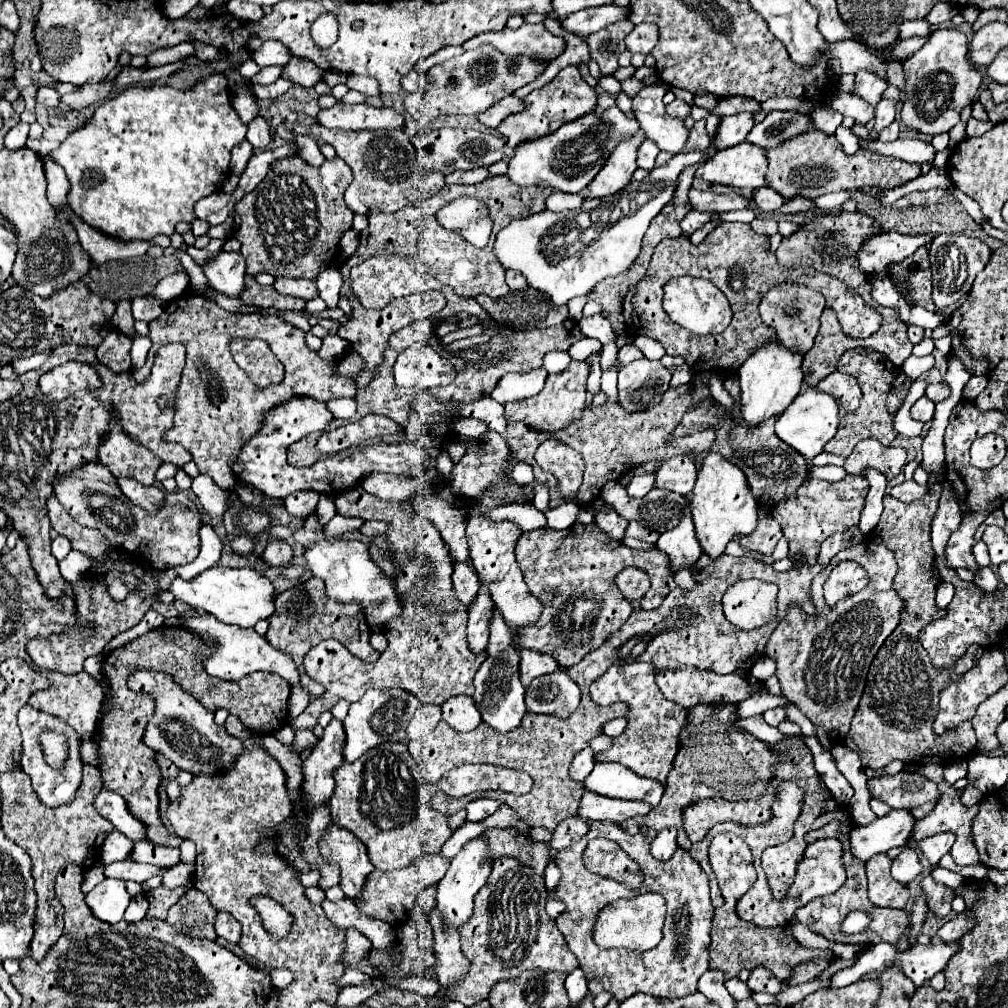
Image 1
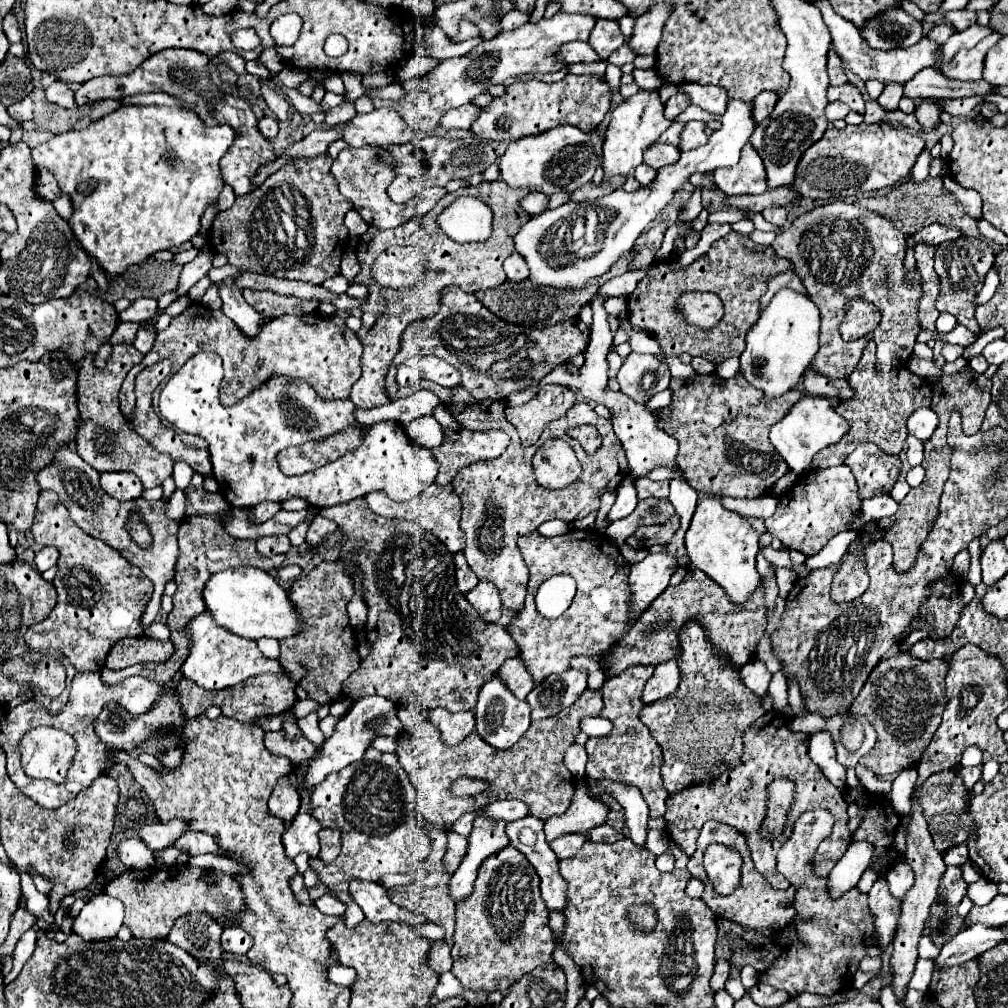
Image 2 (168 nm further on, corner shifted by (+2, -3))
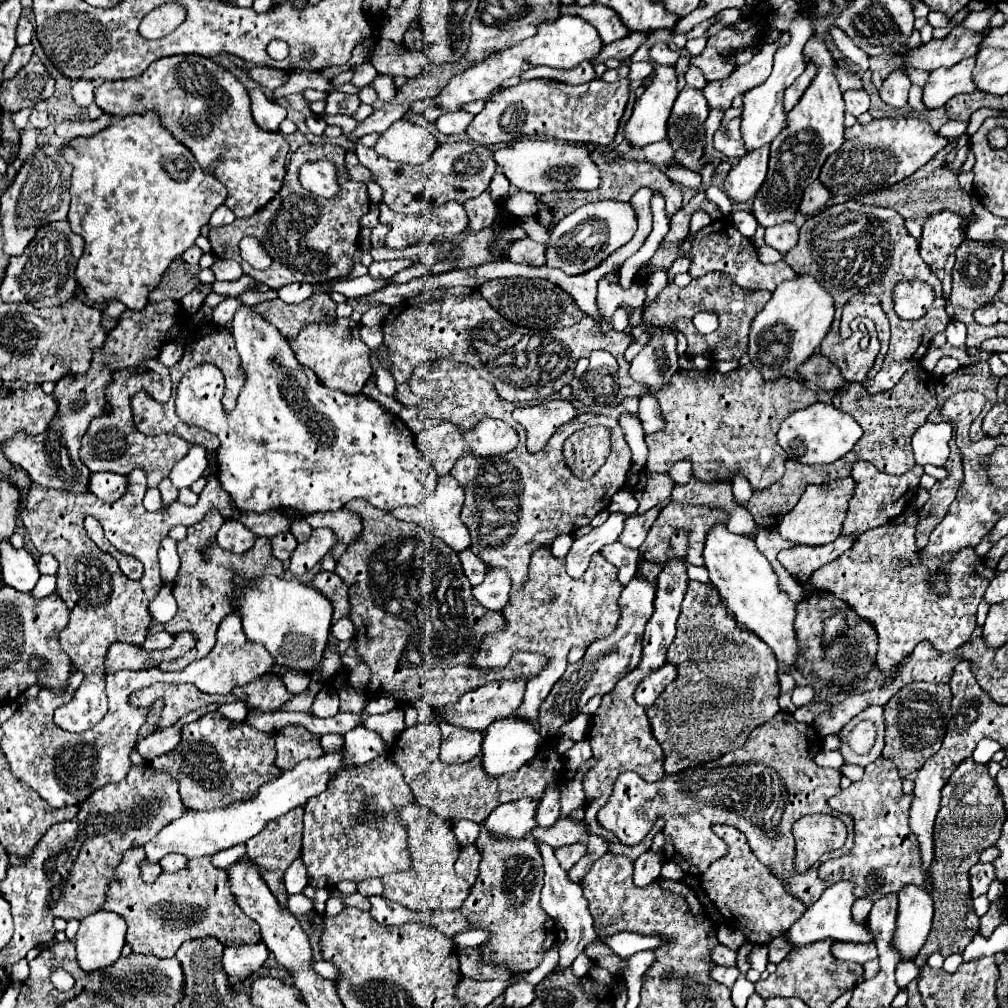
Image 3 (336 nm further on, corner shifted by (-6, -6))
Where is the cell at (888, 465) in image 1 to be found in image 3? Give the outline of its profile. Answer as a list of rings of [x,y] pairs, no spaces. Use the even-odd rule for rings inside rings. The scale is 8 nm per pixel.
[[[858,461],[852,467],[852,477],[856,479],[856,491],[854,491],[854,497],[850,499],[848,519],[844,521],[842,533],[858,537],[860,533],[864,533],[864,531],[868,531],[872,527],[884,525],[890,519],[894,519],[896,515],[900,515],[910,505],[910,501],[912,501],[912,497],[914,497],[914,493],[918,489],[922,473],[924,473],[924,469],[920,465],[914,465],[904,475],[888,475],[888,473],[882,473],[876,467],[872,467],[872,463]]]

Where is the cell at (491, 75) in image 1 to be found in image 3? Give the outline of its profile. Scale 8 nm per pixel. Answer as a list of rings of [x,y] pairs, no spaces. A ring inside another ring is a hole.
[[[560,15],[560,19],[556,19],[556,23],[540,23],[540,31],[536,31],[536,35],[532,39],[526,39],[520,45],[514,45],[506,51],[492,53],[482,63],[470,67],[462,75],[456,75],[432,99],[432,103],[428,103],[424,117],[428,119],[428,123],[434,123],[440,115],[462,109],[462,105],[466,105],[470,101],[484,99],[486,95],[498,91],[502,81],[506,81],[510,77],[520,77],[524,71],[538,67],[538,65],[548,65],[548,67],[556,67],[556,69],[574,69],[582,61],[592,59],[600,49],[602,49],[602,39],[600,39],[596,27],[592,27],[588,21],[580,19],[578,15]]]

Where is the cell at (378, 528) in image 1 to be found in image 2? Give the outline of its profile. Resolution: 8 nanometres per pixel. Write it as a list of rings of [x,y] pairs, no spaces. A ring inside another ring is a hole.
[[[322,562],[308,574],[300,576],[290,588],[290,600],[296,604],[300,618],[304,620],[304,632],[300,636],[280,640],[280,664],[284,672],[302,688],[310,692],[310,698],[318,704],[328,704],[340,698],[342,682],[360,666],[356,652],[356,640],[348,622],[346,604],[354,594],[354,580],[344,572],[344,564]]]

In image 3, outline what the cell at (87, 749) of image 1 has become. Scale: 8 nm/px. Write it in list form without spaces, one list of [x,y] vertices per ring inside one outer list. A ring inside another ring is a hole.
[[[206,713],[182,729],[182,741],[174,751],[156,757],[150,765],[154,771],[168,773],[176,779],[186,809],[208,811],[228,807],[228,803],[238,803],[240,799],[252,799],[260,783],[268,783],[268,779],[284,773],[274,761],[276,749],[272,733],[260,733],[244,721],[238,723],[218,713]]]

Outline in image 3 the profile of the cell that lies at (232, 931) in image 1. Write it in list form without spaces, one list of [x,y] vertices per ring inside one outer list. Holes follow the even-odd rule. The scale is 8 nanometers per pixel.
[[[262,941],[244,947],[226,947],[222,967],[228,973],[230,983],[236,985],[244,977],[252,975],[268,959],[268,953],[270,951],[268,947],[264,947]]]

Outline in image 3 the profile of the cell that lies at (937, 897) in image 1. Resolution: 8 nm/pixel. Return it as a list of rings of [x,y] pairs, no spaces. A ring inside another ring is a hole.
[[[976,863],[970,869],[970,887],[972,887],[972,899],[988,893],[988,885],[994,879],[994,867],[990,863]]]

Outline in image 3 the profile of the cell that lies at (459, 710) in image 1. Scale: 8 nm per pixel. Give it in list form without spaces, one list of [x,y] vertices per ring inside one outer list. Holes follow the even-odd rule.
[[[440,721],[438,725],[442,731],[440,759],[444,763],[466,763],[480,753],[480,745],[484,737],[480,731],[452,727],[452,723],[444,723],[444,721]]]

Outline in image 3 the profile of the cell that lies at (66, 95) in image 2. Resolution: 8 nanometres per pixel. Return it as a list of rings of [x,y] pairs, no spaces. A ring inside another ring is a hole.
[[[86,79],[76,81],[74,87],[72,87],[72,97],[74,97],[76,105],[88,107],[94,101],[94,87],[92,87],[92,83],[86,81]]]

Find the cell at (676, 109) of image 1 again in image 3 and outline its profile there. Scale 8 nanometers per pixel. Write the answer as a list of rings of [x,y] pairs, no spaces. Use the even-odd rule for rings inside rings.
[[[684,87],[674,103],[668,119],[668,139],[676,151],[676,161],[692,171],[702,169],[702,147],[704,147],[704,121],[708,117],[708,101],[702,91]]]

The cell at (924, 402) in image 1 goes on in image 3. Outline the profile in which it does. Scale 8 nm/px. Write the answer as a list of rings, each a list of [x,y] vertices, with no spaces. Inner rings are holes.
[[[926,421],[922,427],[918,427],[912,435],[912,449],[914,459],[918,465],[932,463],[936,467],[942,467],[948,459],[948,441],[952,437],[950,423],[930,423]]]

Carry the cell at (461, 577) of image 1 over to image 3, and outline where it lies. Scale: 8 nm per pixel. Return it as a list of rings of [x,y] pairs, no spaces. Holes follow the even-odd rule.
[[[466,549],[466,551],[462,551],[460,555],[460,561],[462,561],[462,569],[464,569],[464,575],[470,579],[470,583],[472,583],[472,587],[476,587],[476,585],[480,585],[482,581],[484,581],[484,575],[486,575],[486,571],[488,571],[488,567],[470,551],[470,549]]]

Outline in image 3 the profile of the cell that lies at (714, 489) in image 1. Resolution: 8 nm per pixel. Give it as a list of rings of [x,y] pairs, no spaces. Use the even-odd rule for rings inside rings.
[[[716,523],[706,535],[706,543],[704,543],[704,553],[702,555],[704,555],[704,567],[710,573],[710,583],[722,595],[722,603],[726,605],[726,609],[730,613],[734,613],[734,619],[742,627],[746,627],[748,631],[756,633],[774,651],[778,661],[782,661],[786,665],[794,665],[796,657],[798,657],[798,643],[796,643],[796,635],[794,635],[794,627],[792,627],[792,621],[794,621],[794,615],[796,615],[794,613],[794,603],[788,599],[788,595],[784,591],[780,591],[776,573],[772,571],[768,559],[756,549],[754,539],[750,535],[730,533],[726,529],[726,525]]]

